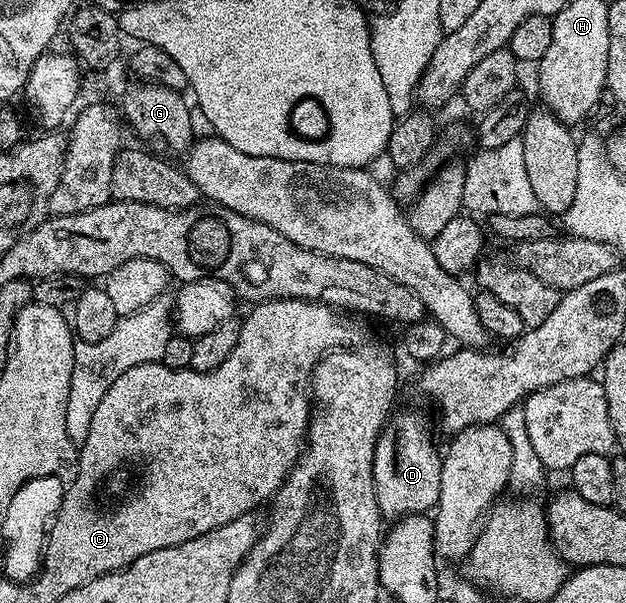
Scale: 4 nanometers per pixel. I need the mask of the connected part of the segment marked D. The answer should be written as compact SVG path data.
M414 412L391 415L378 435L372 466L374 489L383 521L393 522L404 516L429 513L440 498L441 469L440 448L434 445L429 426Z

